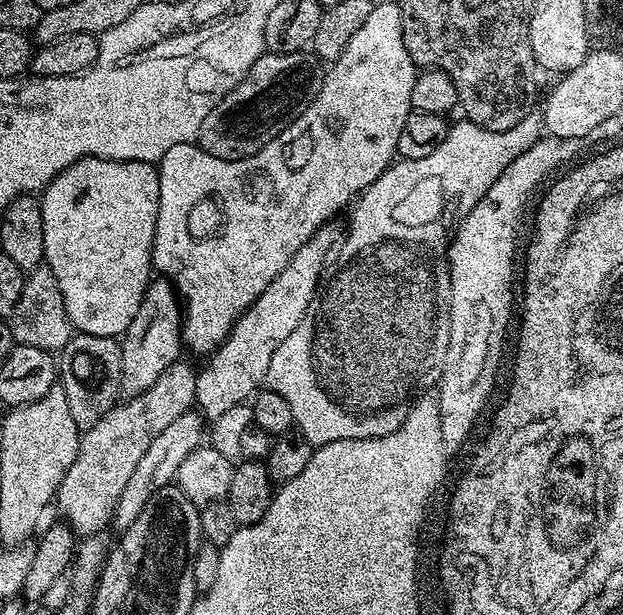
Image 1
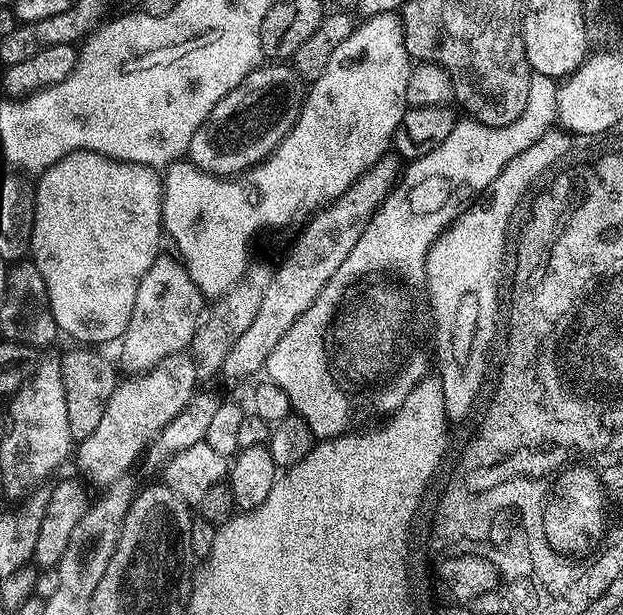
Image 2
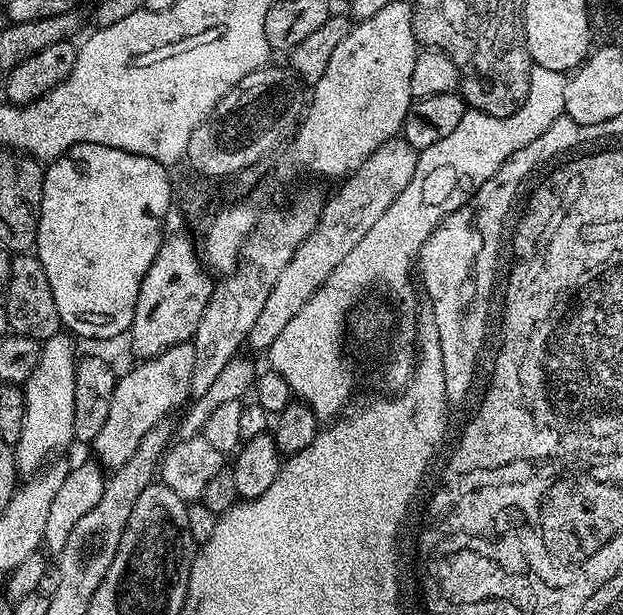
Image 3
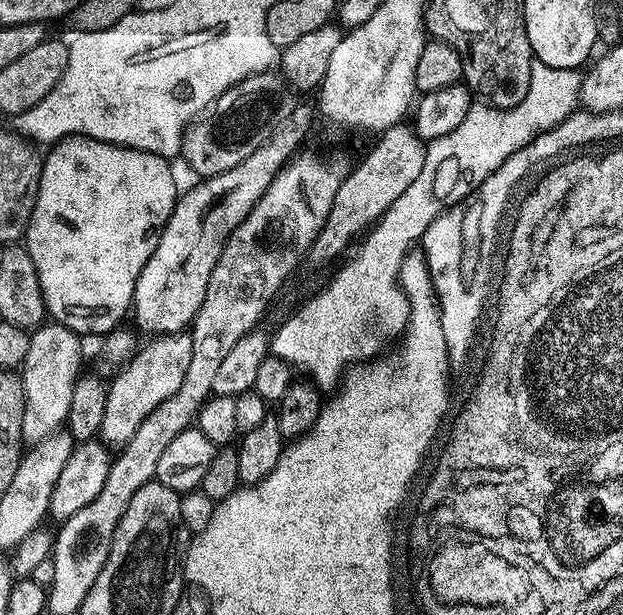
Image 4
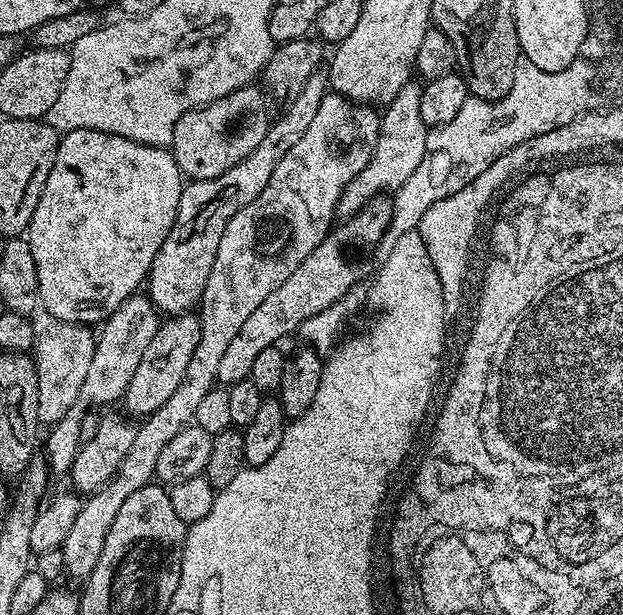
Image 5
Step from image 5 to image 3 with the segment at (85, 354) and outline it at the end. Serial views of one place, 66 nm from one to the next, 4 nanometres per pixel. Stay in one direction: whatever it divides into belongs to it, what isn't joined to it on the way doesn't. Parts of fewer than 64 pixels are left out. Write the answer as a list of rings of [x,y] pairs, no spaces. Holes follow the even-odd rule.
[[[62,332],[54,333],[43,339],[43,346],[37,351],[30,375],[22,386],[22,415],[16,432],[18,438],[13,443],[13,463],[24,474],[32,474],[51,454],[52,450],[64,447],[69,441],[72,442],[73,434],[73,406],[74,406],[74,378],[76,377],[76,354],[72,350],[72,339]]]

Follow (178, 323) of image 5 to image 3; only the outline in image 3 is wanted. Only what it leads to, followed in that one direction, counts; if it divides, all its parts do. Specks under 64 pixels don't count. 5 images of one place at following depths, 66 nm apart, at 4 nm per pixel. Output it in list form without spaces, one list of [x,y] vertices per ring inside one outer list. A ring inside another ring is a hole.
[[[191,342],[170,346],[156,356],[141,359],[139,363],[137,368],[130,369],[125,376],[117,379],[106,422],[102,430],[98,430],[94,441],[95,459],[108,470],[123,466],[138,448],[138,442],[146,438],[155,424],[168,418],[180,403],[183,405],[184,398],[187,399],[191,391],[190,378],[194,372],[194,346]]]

